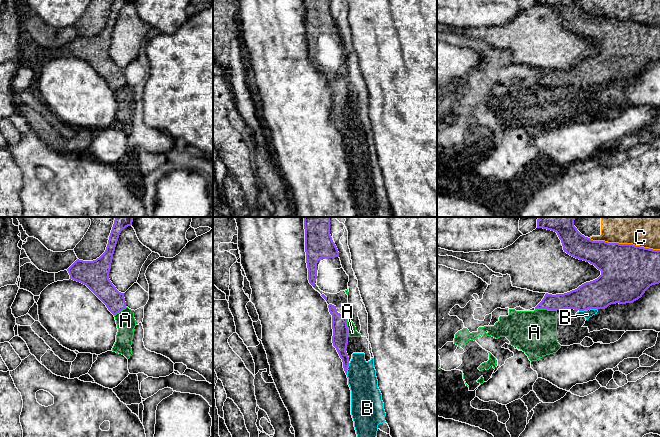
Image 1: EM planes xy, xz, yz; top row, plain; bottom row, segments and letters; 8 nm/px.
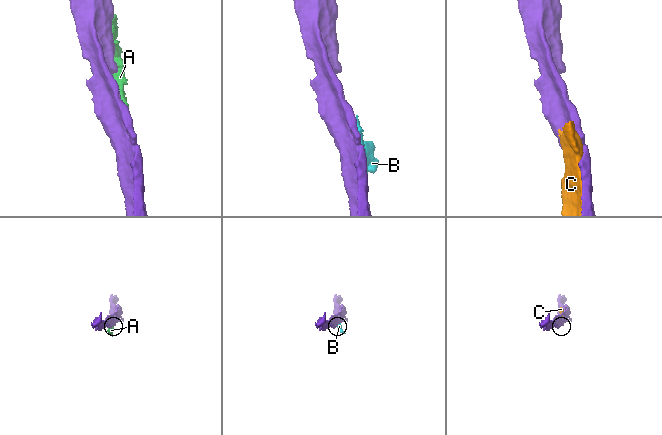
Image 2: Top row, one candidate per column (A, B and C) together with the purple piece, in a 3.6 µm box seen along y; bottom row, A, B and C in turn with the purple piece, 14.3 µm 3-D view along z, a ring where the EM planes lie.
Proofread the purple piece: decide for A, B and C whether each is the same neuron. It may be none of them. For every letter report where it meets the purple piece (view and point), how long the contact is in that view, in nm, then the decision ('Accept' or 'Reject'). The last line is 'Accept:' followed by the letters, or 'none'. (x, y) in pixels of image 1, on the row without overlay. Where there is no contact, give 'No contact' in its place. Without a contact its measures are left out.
A: Touches purple at xz (346, 102). Shared border 180 nm. Reject
B: Touches purple at yz (588, 84). Shared border 150 nm. Reject
C: Touches purple at yz (624, 20). Shared border 600 nm. Reject
Accept: none

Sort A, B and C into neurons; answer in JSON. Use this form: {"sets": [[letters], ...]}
{"sets": [["A", "B"], ["C"]]}

